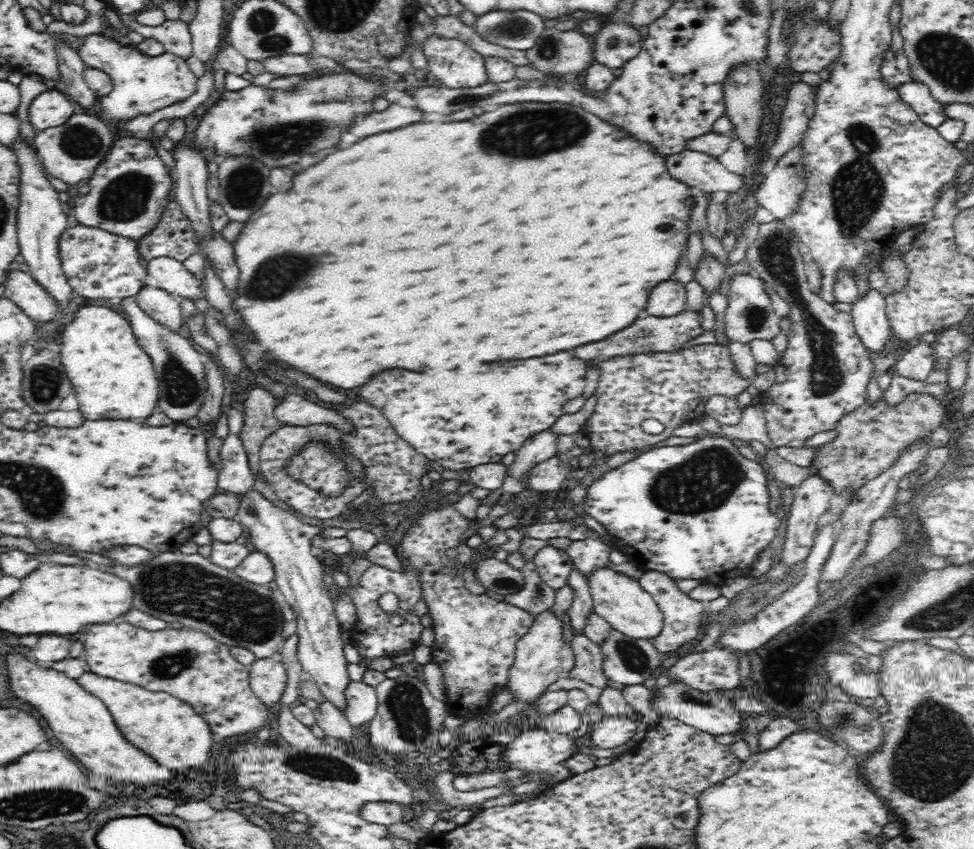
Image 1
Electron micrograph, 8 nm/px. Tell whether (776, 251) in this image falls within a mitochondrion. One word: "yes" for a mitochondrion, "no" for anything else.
yes

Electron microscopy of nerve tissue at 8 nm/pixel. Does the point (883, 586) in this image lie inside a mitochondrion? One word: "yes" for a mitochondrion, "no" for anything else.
no

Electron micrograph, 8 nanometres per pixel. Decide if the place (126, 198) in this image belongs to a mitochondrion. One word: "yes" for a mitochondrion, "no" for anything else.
yes

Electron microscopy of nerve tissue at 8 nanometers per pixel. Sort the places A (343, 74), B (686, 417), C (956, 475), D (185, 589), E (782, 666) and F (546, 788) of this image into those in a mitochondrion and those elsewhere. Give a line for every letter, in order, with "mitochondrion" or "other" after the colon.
A: other
B: other
C: other
D: mitochondrion
E: other
F: other

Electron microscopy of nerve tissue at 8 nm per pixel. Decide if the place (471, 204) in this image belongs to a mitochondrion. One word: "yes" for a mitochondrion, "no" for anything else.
no

